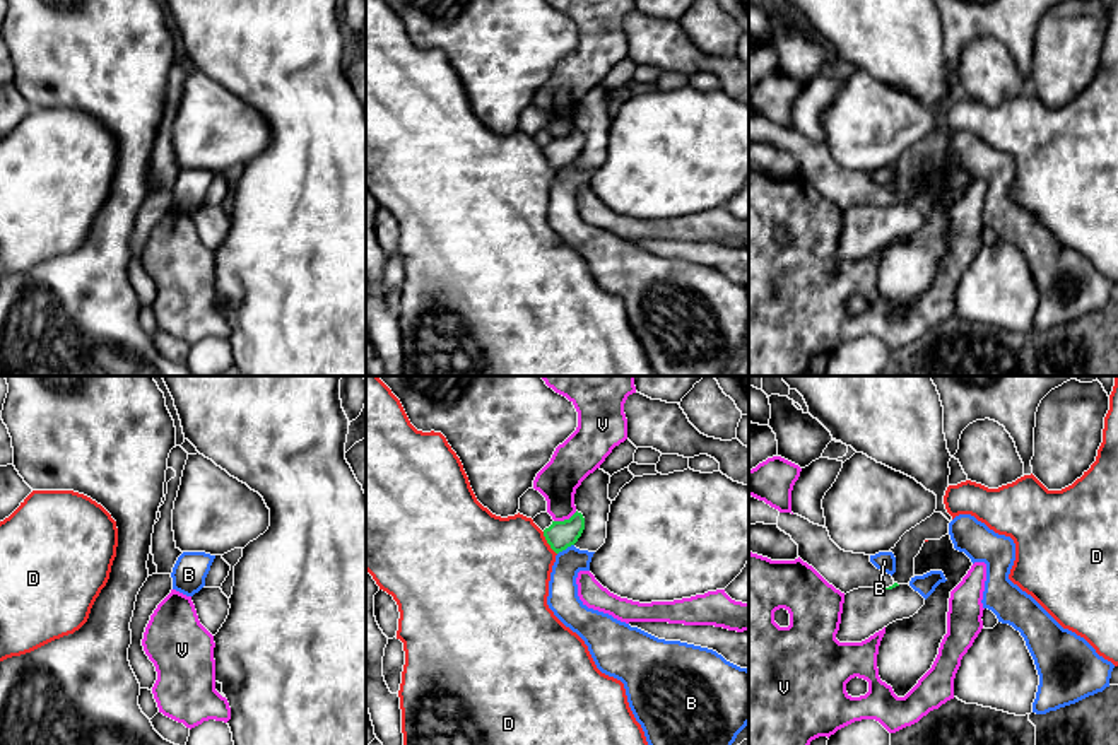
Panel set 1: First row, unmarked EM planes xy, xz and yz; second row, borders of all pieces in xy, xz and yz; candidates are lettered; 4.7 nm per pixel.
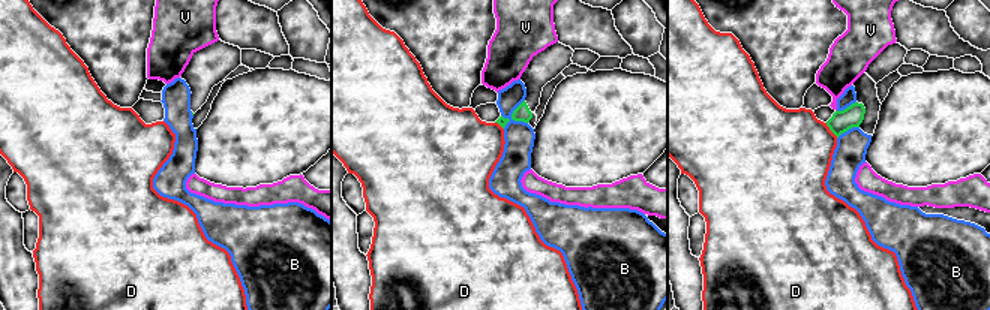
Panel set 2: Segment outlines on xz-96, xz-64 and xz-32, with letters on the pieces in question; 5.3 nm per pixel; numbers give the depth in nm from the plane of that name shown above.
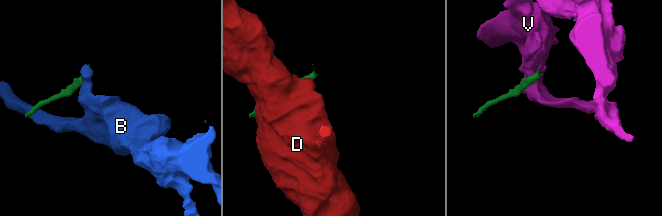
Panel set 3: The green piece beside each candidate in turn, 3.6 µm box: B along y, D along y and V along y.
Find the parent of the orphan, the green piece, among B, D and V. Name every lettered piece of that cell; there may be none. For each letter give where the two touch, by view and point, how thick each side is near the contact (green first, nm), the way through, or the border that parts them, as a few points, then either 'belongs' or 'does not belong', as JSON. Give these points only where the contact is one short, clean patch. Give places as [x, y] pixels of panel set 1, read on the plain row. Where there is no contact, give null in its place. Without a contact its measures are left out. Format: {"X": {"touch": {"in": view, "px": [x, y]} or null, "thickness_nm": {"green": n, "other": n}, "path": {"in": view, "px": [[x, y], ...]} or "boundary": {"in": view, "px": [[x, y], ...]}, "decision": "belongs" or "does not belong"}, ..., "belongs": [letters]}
{"B": {"touch": {"in": "xz", "px": [564, 166]}, "thickness_nm": {"green": 140, "other": 150}, "boundary": {"in": "xz", "px": [[573, 161], [558, 171]]}, "decision": "does not belong"}, "D": {"touch": {"in": "xz", "px": [547, 159]}, "thickness_nm": {"green": 140, "other": 460}, "decision": "does not belong"}, "V": {"touch": {"in": "xz", "px": [564, 137]}, "thickness_nm": {"green": 140, "other": 190}, "boundary": {"in": "xz", "px": [[576, 129], [568, 135], [554, 139]]}, "decision": "does not belong"}, "belongs": []}

